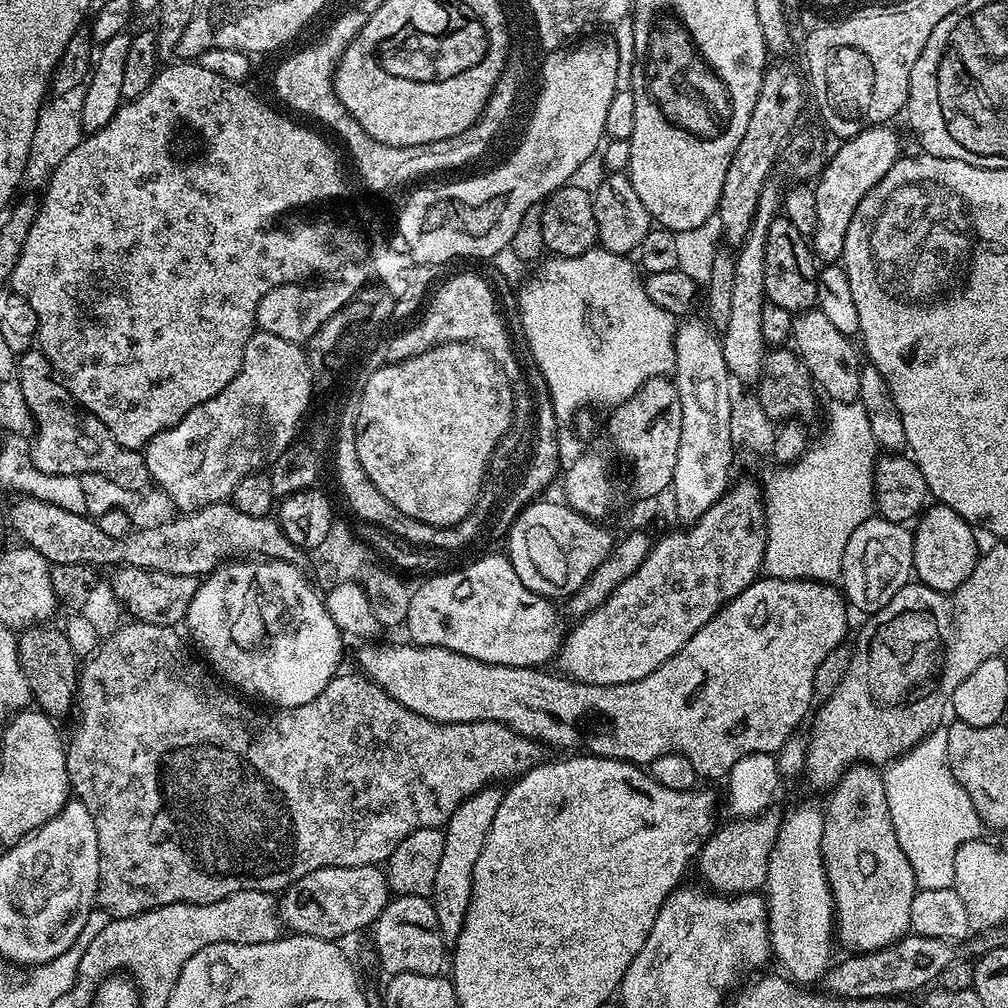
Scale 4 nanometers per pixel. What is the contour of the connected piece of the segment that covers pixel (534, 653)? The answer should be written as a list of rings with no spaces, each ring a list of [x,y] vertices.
[[[500,554],[500,556],[484,556],[481,558],[481,560],[476,560],[473,562],[473,564],[468,564],[465,566],[465,568],[458,569],[457,572],[444,572],[444,573],[443,572],[444,571],[441,571],[439,574],[429,575],[427,578],[424,578],[424,579],[429,578],[429,580],[424,580],[421,582],[420,585],[417,586],[417,588],[413,587],[411,589],[412,597],[410,598],[410,602],[408,603],[408,613],[406,614],[406,618],[404,619],[404,624],[406,625],[406,629],[408,628],[407,639],[411,641],[411,643],[422,644],[426,648],[445,648],[446,650],[454,650],[458,654],[462,654],[466,658],[474,658],[478,662],[486,662],[487,664],[509,664],[510,666],[514,666],[515,668],[530,668],[533,666],[544,666],[547,665],[544,663],[546,663],[548,659],[550,659],[551,661],[553,657],[557,655],[557,653],[561,648],[562,643],[564,643],[566,628],[563,628],[563,626],[560,625],[560,616],[558,613],[556,613],[555,606],[552,605],[555,603],[553,603],[551,599],[538,595],[536,592],[531,592],[526,586],[522,586],[522,578],[518,578],[518,574],[514,574],[514,566],[511,564],[511,562],[509,562],[507,555]]]

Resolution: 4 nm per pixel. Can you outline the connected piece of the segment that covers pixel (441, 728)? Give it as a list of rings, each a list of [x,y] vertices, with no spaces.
[[[121,623],[112,633],[105,635],[100,640],[101,644],[93,650],[92,657],[85,664],[83,661],[79,665],[74,699],[76,717],[72,720],[72,733],[66,736],[68,783],[75,799],[84,803],[90,812],[97,830],[100,873],[95,903],[109,917],[121,920],[148,912],[151,908],[171,904],[209,904],[242,890],[276,894],[304,875],[326,866],[383,865],[390,854],[394,854],[398,842],[406,838],[406,834],[419,828],[443,829],[453,810],[467,796],[500,782],[496,780],[515,781],[541,763],[541,745],[529,736],[520,736],[514,729],[493,720],[465,724],[439,724],[427,720],[406,710],[406,706],[390,698],[390,694],[360,674],[337,674],[326,686],[326,690],[318,694],[318,698],[310,698],[310,702],[294,706],[294,716],[284,716],[278,710],[278,718],[272,718],[272,710],[255,712],[247,708],[239,695],[229,691],[199,659],[196,661],[192,657],[193,649],[183,635],[180,637],[175,632],[175,627],[127,623]]]

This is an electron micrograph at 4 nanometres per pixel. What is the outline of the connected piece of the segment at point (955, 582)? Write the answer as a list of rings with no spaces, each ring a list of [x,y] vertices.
[[[939,502],[933,505],[914,524],[912,571],[915,579],[927,588],[953,592],[955,588],[962,586],[962,582],[966,582],[966,578],[970,578],[976,561],[982,555],[982,548],[976,545],[976,536],[972,533],[974,528],[969,521],[962,519],[950,506]]]

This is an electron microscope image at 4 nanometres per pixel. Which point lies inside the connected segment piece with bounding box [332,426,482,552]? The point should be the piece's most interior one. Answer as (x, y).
(366, 502)

